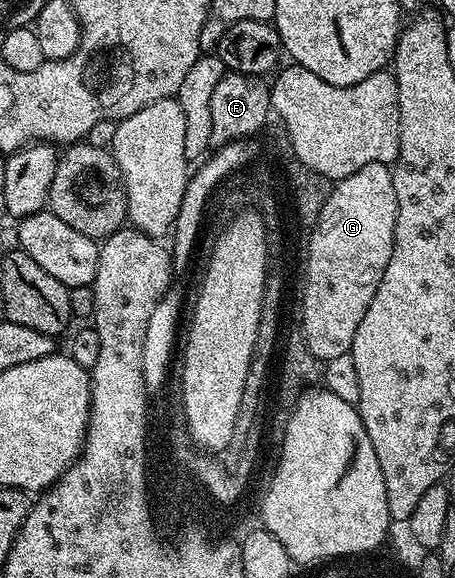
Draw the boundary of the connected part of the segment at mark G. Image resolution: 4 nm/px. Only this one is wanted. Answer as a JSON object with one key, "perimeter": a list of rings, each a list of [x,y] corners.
{"perimeter":[[[384,162],[367,164],[359,168],[359,172],[351,172],[351,176],[340,179],[327,196],[327,204],[323,204],[323,212],[319,212],[319,220],[314,224],[309,237],[305,270],[305,290],[308,293],[306,329],[310,345],[313,346],[312,351],[322,363],[352,351],[359,320],[363,320],[367,304],[371,304],[371,296],[375,296],[379,280],[383,280],[383,272],[387,272],[387,260],[391,260],[396,219],[393,171]]]}

